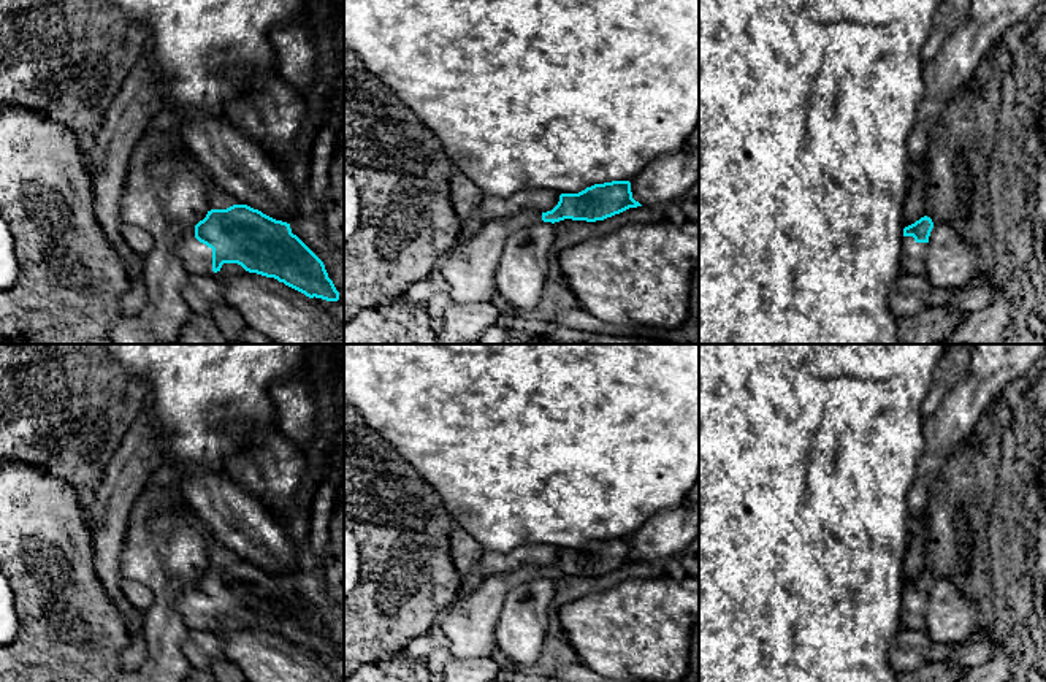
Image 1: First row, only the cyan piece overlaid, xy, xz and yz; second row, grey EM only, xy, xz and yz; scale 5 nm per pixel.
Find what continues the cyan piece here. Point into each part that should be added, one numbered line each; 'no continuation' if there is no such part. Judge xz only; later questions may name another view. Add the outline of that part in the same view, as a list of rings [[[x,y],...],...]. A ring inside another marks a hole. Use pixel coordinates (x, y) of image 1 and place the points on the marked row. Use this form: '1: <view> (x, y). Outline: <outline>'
1: xz (468, 268). Outline: [[[542,213],[490,219],[471,241],[458,241],[442,254],[437,270],[445,279],[452,301],[458,305],[491,301],[496,292],[494,271],[507,238],[534,222],[542,222]]]

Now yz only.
1: yz (913, 254). Outline: [[[903,236],[899,268],[902,273],[924,274],[926,273],[927,243],[916,243],[913,236]]]

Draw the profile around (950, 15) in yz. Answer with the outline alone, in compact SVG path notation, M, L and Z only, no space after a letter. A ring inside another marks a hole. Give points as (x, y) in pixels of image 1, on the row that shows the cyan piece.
M941 0L933 19L932 30L922 49L924 65L930 63L945 41L968 17L972 0Z

